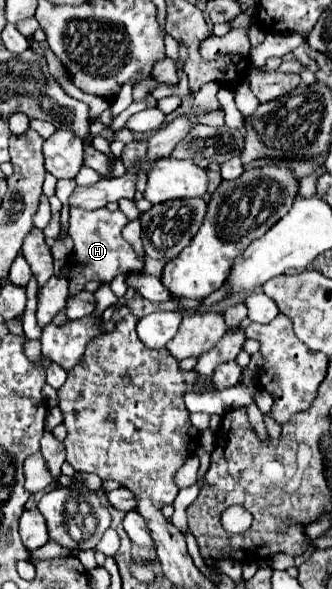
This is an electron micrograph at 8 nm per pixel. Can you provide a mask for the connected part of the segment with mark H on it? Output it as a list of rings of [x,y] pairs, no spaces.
[[[80,207],[70,209],[68,233],[74,241],[74,253],[70,255],[70,295],[78,293],[86,281],[112,281],[116,275],[128,273],[130,269],[144,269],[144,257],[122,237],[122,227],[128,217],[122,211],[110,213],[106,207],[86,211]]]

